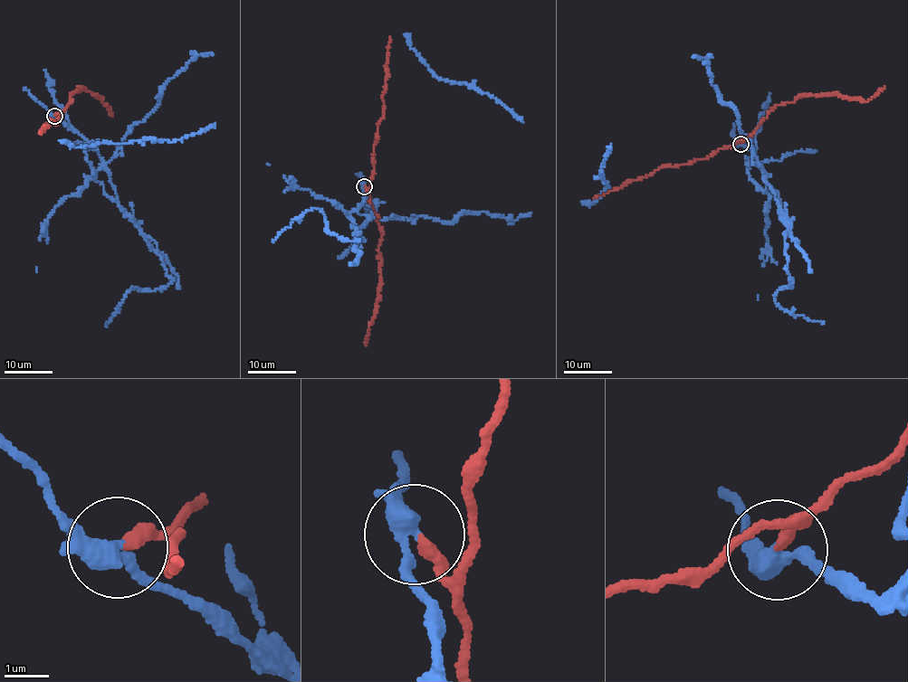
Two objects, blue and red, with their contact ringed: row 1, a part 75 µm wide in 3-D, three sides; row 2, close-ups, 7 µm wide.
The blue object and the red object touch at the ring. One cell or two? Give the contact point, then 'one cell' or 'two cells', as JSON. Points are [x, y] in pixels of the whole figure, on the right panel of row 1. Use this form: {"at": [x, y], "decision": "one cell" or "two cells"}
{"at": [740, 144], "decision": "two cells"}

